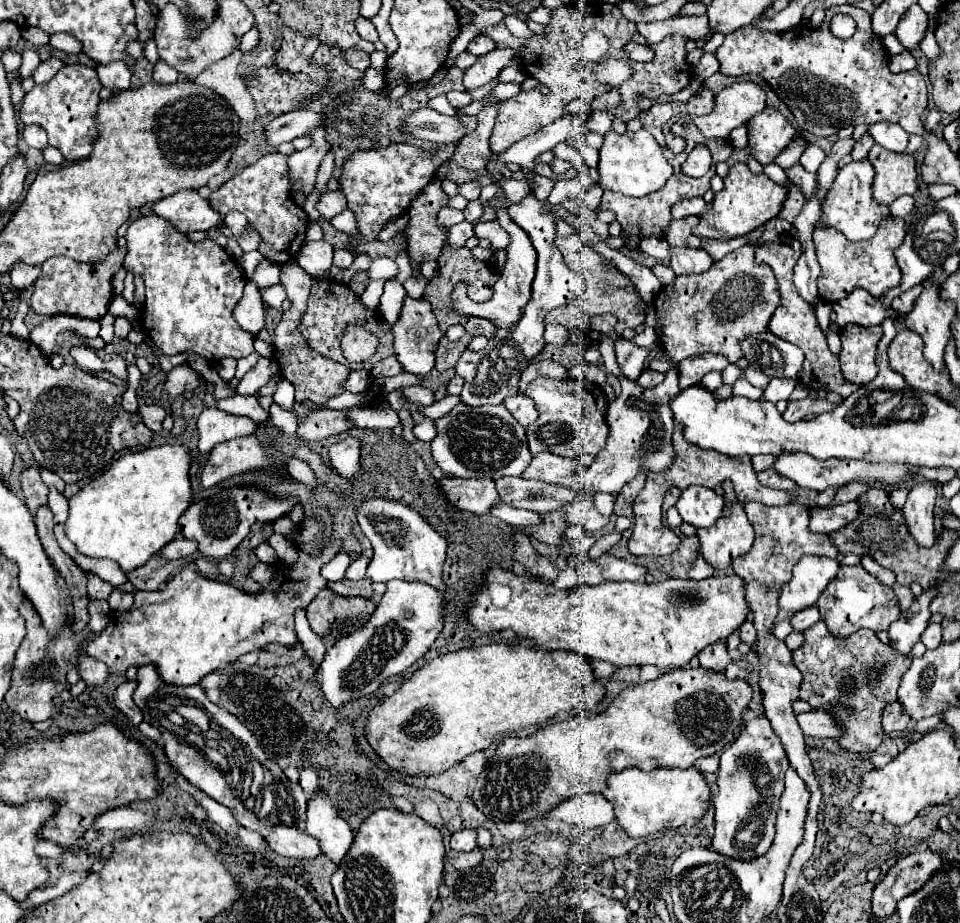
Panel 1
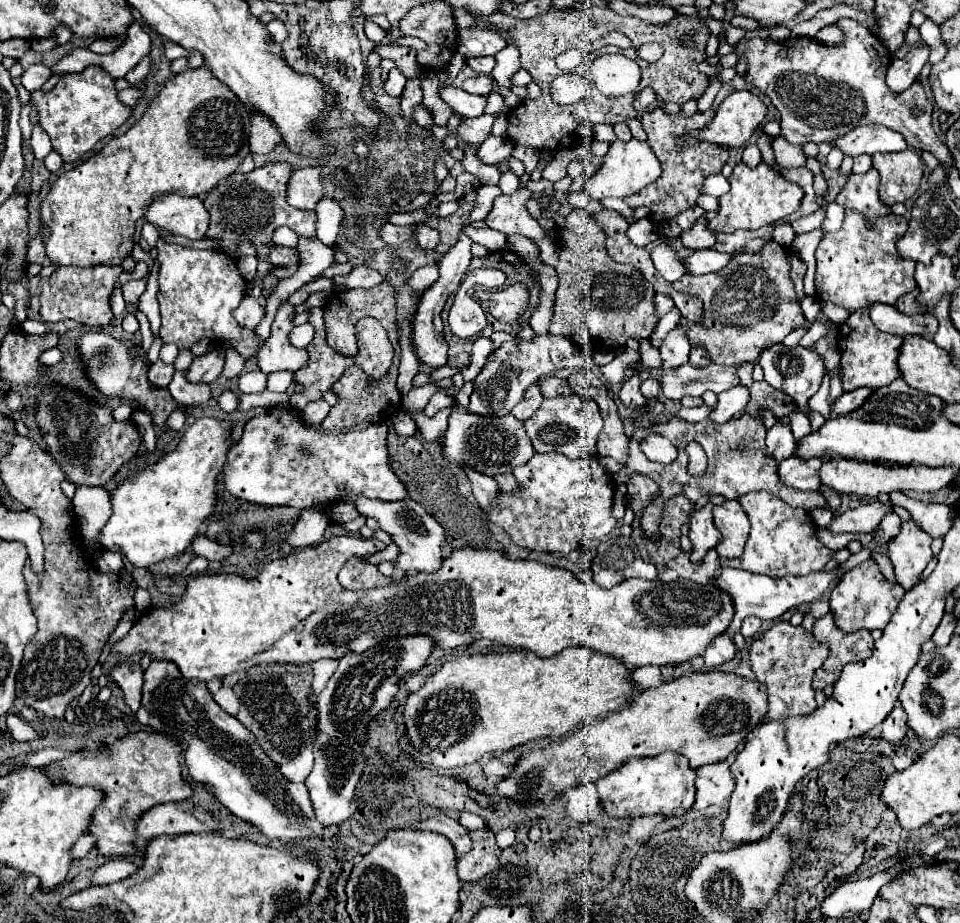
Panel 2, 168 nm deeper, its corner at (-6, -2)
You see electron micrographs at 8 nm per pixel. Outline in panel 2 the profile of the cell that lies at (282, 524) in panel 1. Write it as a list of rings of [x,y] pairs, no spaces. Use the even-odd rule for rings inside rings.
[[[344,534],[324,540],[316,546],[296,550],[284,558],[272,560],[252,580],[246,580],[238,574],[202,574],[190,578],[186,594],[178,604],[170,608],[152,608],[150,612],[142,614],[138,622],[132,626],[132,630],[112,648],[114,652],[118,652],[120,660],[140,652],[150,654],[152,658],[158,660],[170,660],[180,668],[184,678],[188,680],[198,678],[202,682],[210,682],[212,678],[224,678],[228,674],[242,672],[264,662],[308,664],[320,658],[338,660],[346,652],[364,652],[374,644],[382,644],[382,640],[388,640],[388,636],[416,634],[430,636],[430,640],[434,640],[434,644],[444,650],[468,646],[474,640],[486,638],[502,646],[532,650],[540,658],[550,658],[568,646],[590,646],[598,648],[604,654],[612,654],[624,660],[628,668],[632,666],[640,668],[680,664],[684,660],[692,660],[694,656],[702,656],[706,646],[728,628],[734,616],[730,596],[712,584],[698,584],[692,580],[680,580],[680,584],[660,580],[646,582],[632,578],[606,590],[594,582],[592,584],[580,582],[572,572],[562,568],[546,566],[534,560],[510,560],[496,550],[476,548],[452,550],[450,556],[442,560],[442,568],[434,574],[430,572],[410,574],[406,580],[392,582],[386,588],[370,588],[358,592],[344,590],[336,578],[344,562],[354,554],[372,556],[376,552],[378,548],[374,540]]]

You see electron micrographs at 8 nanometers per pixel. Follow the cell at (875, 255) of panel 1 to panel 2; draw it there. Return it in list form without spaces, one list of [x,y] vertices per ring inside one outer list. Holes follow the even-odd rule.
[[[846,212],[844,224],[838,232],[824,236],[816,250],[816,294],[820,300],[830,300],[848,308],[850,312],[868,308],[870,304],[890,304],[916,288],[914,262],[900,256],[896,242],[906,232],[908,220],[904,216],[886,214],[874,222],[874,228],[866,228],[866,220],[858,212]]]

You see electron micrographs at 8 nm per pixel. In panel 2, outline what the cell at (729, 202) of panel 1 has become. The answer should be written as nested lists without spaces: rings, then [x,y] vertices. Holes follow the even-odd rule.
[[[744,162],[734,166],[730,176],[730,192],[720,196],[720,208],[716,216],[710,220],[708,228],[712,232],[734,232],[734,230],[756,230],[762,226],[776,224],[778,220],[794,214],[802,202],[802,188],[796,182],[786,180],[780,172],[770,168],[768,164],[760,162],[756,168],[748,168]]]

